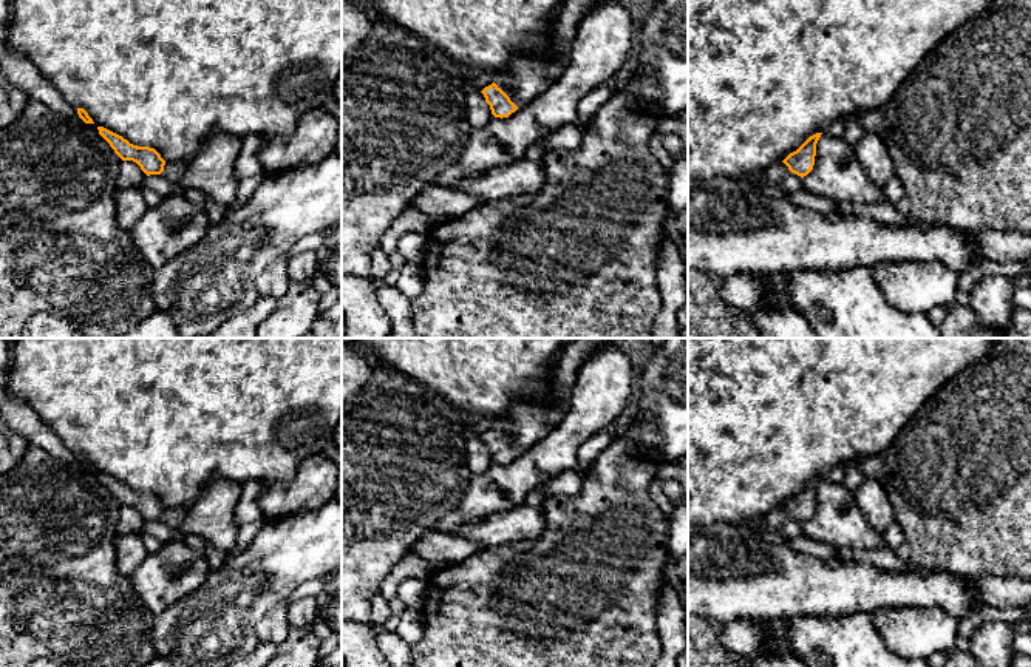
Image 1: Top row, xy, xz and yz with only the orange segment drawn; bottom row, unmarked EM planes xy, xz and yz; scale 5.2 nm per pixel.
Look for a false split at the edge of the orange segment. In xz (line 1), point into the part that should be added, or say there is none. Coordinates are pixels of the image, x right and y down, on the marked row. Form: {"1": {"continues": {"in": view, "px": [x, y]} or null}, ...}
{"1": {"continues": {"in": "xz", "px": [529, 76]}}}

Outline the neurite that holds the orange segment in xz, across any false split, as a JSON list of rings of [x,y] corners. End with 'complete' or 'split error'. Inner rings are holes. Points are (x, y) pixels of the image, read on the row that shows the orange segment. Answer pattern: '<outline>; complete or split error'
[[[564,0],[550,20],[552,54],[543,59],[516,57],[505,74],[496,76],[493,83],[481,91],[495,117],[509,117],[561,77],[570,60],[578,25],[586,12],[598,3],[600,0]]]; split error

